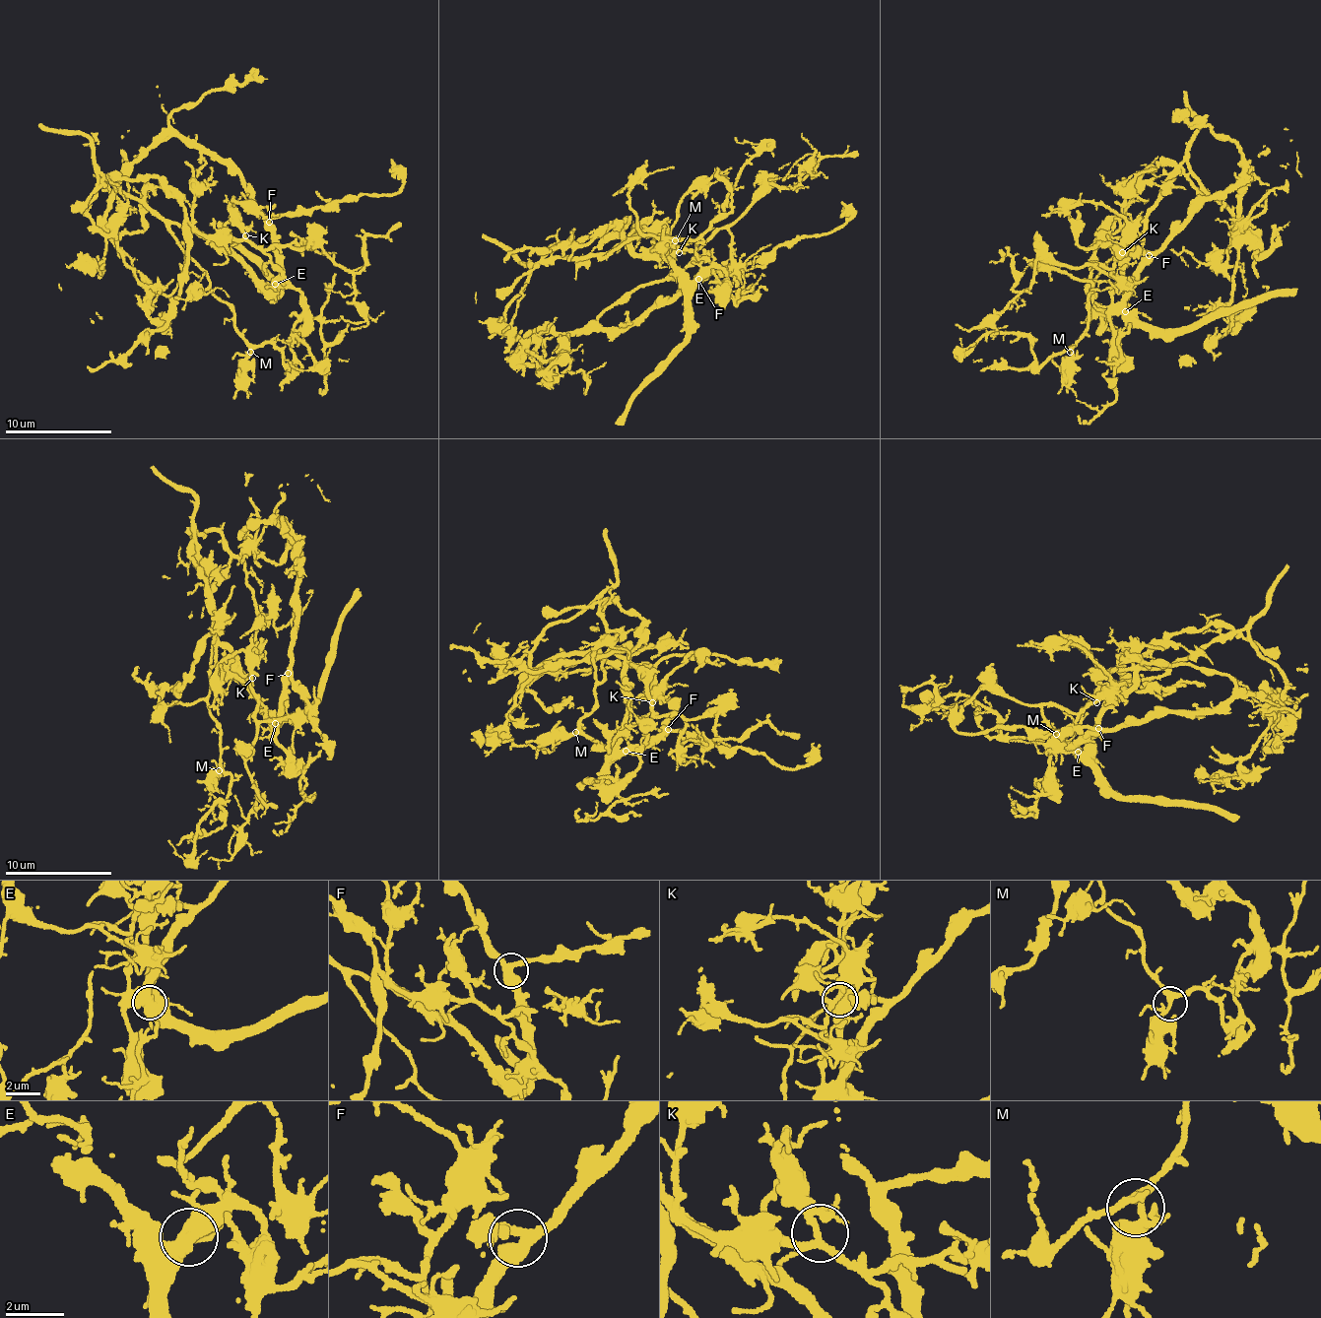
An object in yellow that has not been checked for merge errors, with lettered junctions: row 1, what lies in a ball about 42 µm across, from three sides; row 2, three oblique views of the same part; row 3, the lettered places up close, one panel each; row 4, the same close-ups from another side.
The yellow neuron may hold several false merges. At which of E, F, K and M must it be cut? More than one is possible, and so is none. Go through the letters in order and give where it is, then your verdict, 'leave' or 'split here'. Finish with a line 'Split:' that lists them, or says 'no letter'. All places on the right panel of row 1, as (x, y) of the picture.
E: (1125, 311) | split here
F: (1149, 255) | leave
K: (1122, 252) | leave
M: (1070, 352) | leave
Split: E

